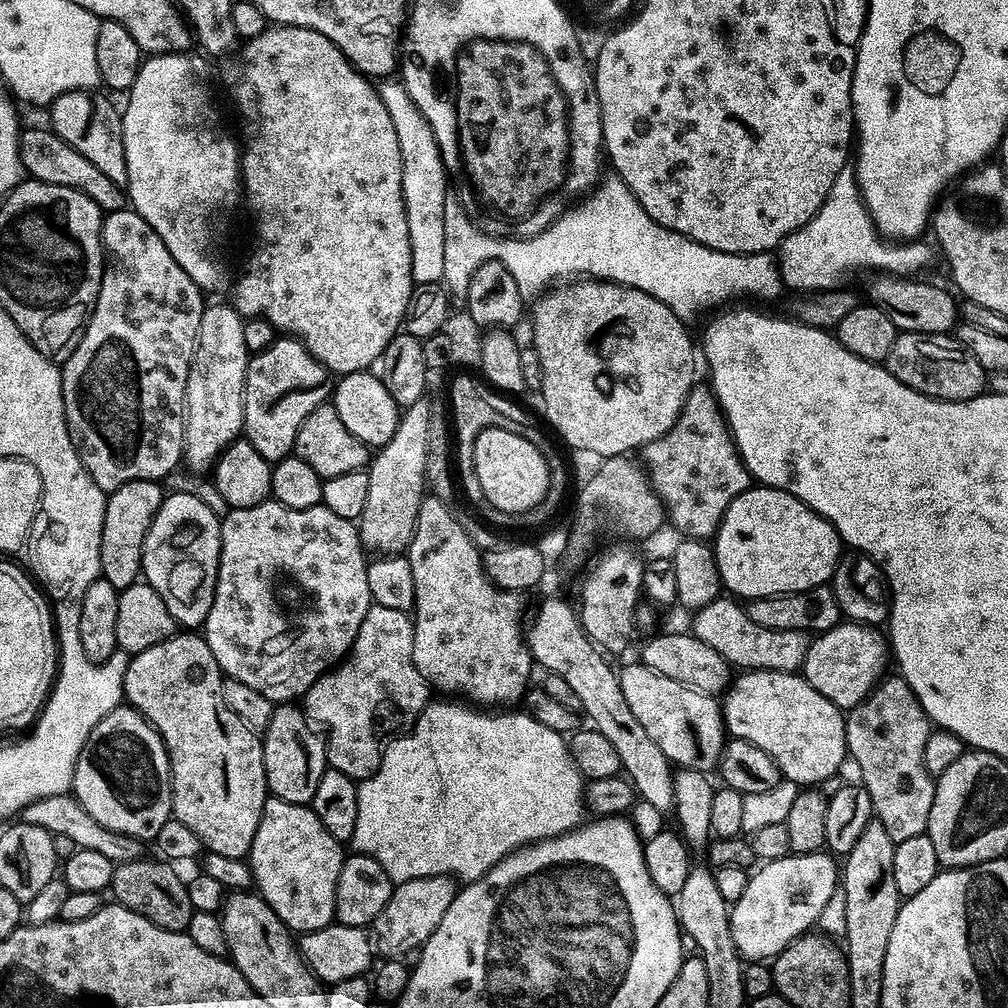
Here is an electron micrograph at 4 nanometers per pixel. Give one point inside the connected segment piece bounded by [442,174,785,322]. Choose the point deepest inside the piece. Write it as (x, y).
(610, 237)

